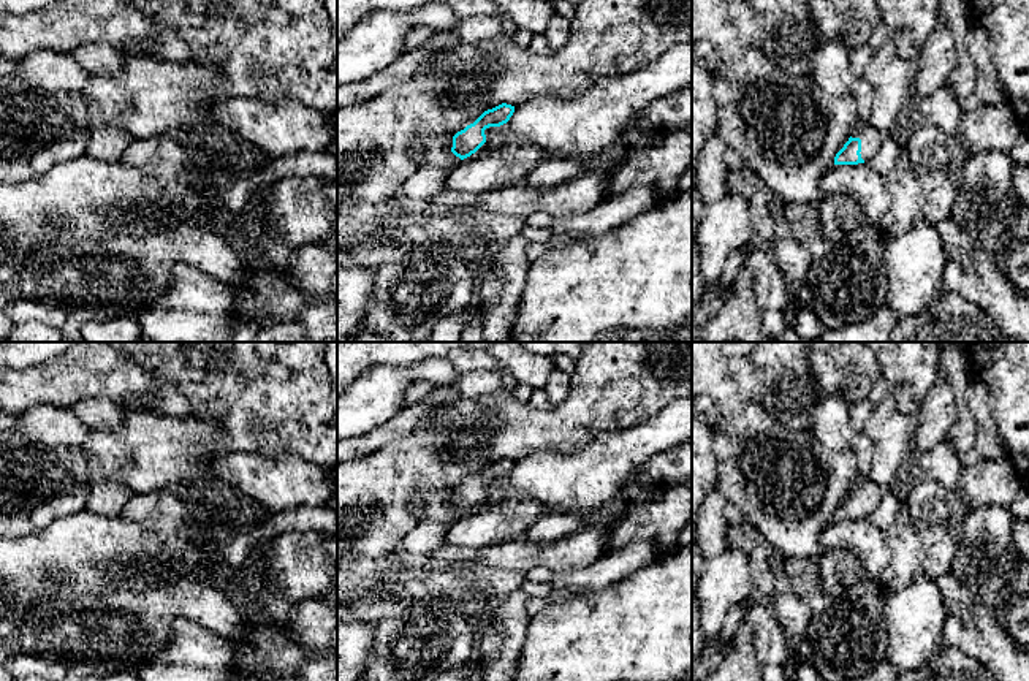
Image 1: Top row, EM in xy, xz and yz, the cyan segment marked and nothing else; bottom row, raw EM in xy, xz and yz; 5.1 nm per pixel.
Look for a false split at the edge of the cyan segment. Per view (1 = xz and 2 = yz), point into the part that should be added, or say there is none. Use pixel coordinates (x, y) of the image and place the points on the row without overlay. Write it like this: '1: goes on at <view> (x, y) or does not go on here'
1: does not go on here
2: goes on at yz (871, 493)

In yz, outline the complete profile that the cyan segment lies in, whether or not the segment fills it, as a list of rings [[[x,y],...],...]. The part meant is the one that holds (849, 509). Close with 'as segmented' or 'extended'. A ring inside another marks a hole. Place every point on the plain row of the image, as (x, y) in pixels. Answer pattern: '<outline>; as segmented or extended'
[[[864,432],[855,434],[850,448],[858,459],[858,474],[850,486],[849,496],[836,508],[834,519],[858,519],[871,516],[879,507],[882,496],[890,489],[871,480],[871,458],[874,447]]]; extended

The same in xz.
[[[507,458],[484,466],[473,478],[453,491],[451,507],[461,515],[470,512],[486,497],[484,485],[507,478],[513,467],[514,461]]]; as segmented

